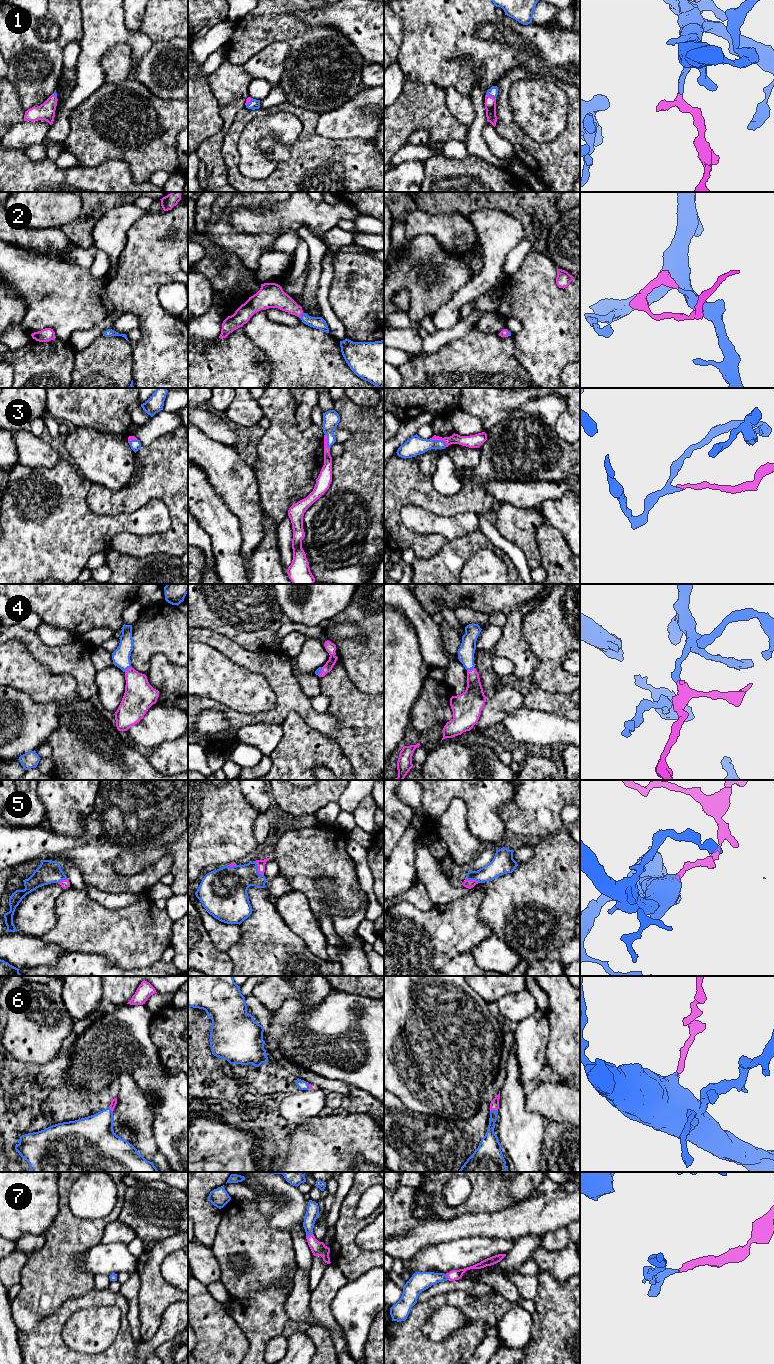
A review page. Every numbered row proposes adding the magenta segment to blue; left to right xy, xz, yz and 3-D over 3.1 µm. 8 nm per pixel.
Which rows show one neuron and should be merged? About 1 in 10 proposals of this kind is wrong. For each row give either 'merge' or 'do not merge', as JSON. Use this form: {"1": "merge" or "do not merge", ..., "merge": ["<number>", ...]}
{"1": "merge", "2": "merge", "3": "merge", "4": "merge", "5": "merge", "6": "merge", "7": "merge", "merge": ["1", "2", "3", "4", "5", "6", "7"]}

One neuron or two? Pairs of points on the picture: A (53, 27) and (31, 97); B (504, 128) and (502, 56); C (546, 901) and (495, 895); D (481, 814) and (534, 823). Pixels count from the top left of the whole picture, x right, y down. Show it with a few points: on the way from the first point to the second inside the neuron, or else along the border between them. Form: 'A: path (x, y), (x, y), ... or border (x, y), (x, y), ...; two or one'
A: path (40, 44), (35, 49), (35, 80); one
B: border (524, 68), (516, 66), (508, 70), (496, 85); two
C: path (533, 899), (508, 898); one
D: border (514, 797), (499, 809), (499, 815), (510, 834); two

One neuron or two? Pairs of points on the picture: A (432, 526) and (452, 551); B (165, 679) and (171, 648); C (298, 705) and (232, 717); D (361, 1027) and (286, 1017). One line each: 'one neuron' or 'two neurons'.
A: two neurons
B: two neurons
C: one neuron
D: one neuron

